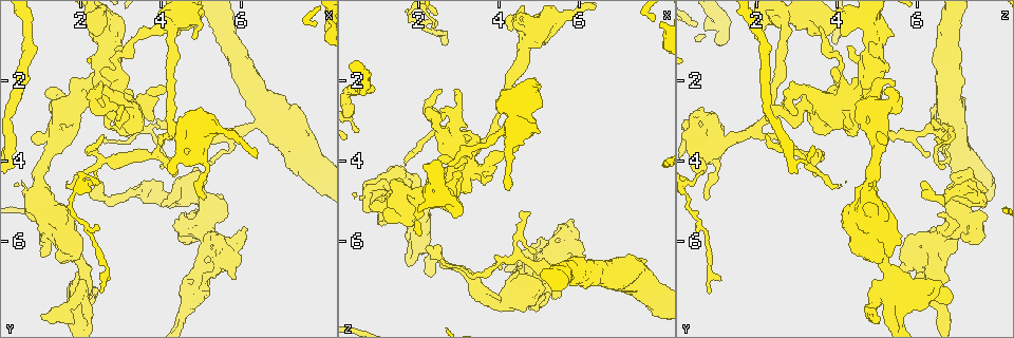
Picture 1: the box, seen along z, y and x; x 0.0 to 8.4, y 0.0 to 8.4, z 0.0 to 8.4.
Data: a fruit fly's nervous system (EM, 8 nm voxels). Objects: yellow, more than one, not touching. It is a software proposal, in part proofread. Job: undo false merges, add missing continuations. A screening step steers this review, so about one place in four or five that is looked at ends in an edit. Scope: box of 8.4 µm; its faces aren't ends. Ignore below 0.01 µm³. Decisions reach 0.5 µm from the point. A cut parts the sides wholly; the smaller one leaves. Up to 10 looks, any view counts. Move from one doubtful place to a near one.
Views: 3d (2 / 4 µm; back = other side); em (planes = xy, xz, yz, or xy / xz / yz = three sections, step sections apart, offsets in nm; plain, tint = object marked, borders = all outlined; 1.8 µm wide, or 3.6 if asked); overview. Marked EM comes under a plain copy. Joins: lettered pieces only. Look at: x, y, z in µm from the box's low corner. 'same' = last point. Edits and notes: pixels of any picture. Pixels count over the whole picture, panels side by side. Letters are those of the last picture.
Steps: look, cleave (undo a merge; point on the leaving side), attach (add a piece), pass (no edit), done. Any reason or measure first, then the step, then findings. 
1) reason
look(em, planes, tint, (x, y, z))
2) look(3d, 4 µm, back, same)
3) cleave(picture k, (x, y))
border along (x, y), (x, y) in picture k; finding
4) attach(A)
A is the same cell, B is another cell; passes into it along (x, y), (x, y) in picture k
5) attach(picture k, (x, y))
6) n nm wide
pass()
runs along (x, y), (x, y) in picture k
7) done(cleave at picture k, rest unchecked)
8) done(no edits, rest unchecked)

three arms meet
look(em, xz, step 4, tint, (1.45, 2.75, 5.20))

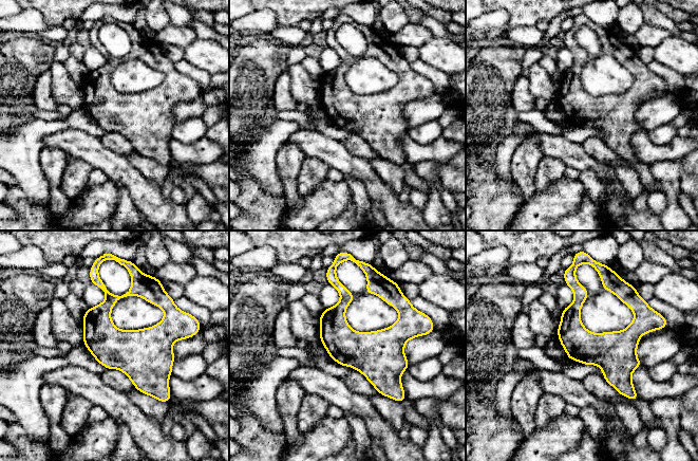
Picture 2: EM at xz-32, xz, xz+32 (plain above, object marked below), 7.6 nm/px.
look(em, planes, borders, same)

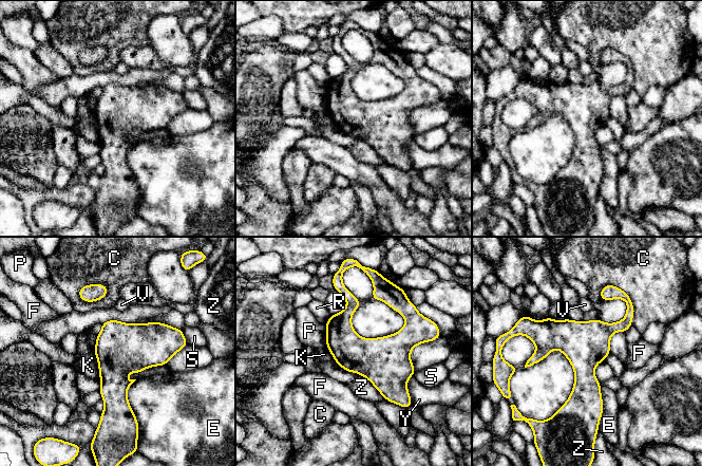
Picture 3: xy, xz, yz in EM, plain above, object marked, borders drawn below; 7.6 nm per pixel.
pass()
C, E, F, K, P, R, S, V, Y and Z are other cells; all the same cell

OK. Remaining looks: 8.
sharp bend
look(3d, 4 µm, (3.00, 2.70, 3.45))

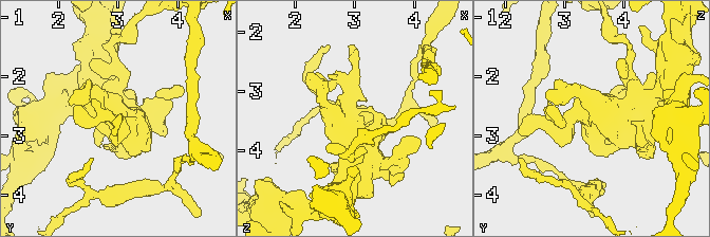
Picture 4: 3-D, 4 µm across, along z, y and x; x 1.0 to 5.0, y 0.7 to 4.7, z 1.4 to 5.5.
4 arms
look(em, planes, borders, (3.00, 2.70, 3.45))

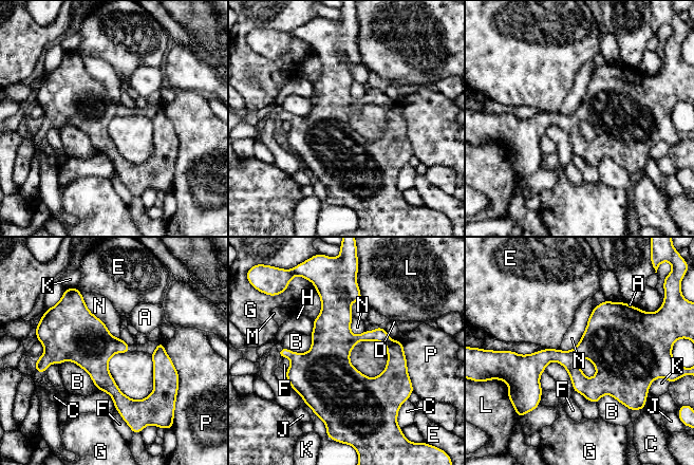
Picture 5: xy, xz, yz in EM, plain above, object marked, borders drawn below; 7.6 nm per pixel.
300 nm wide
pass()
A, B, C, D, E, F, G, H, J, K, L, M, N and P are other cells; border along (78, 289), (87, 308), (118, 338) in picture 5; one cell here

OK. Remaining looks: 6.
tapers out
look(em, xz, step 8, tint, (5.10, 4.90, 0.75))

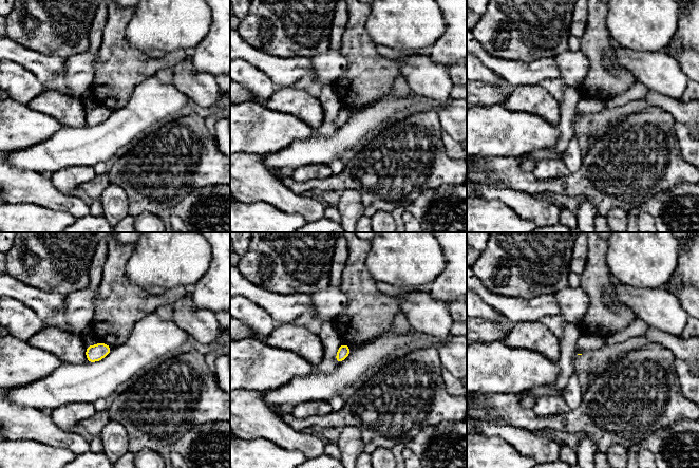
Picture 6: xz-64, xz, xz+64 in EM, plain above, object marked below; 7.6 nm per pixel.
another direction
look(em, planes, borders, same)

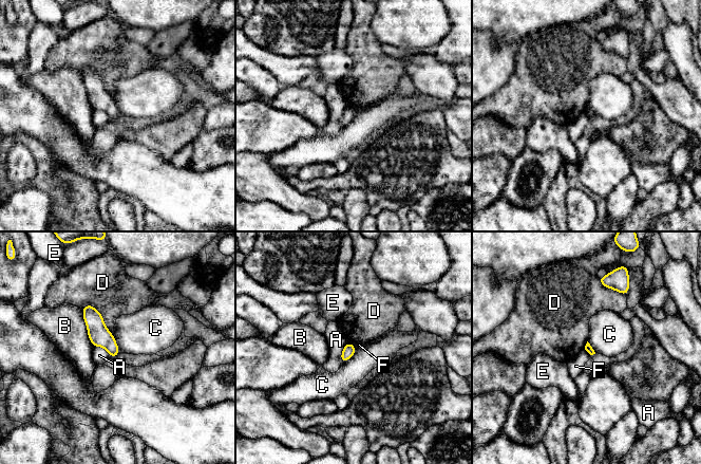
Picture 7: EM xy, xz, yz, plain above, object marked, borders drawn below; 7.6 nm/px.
pass()
A, B, C, D, E and F are other cells; border along (111, 333), (120, 352) in picture 7; no lettered piece goes on from it

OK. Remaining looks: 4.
thick turns thin
look(3d, 2 µm, (4.35, 0.55, 3.10))

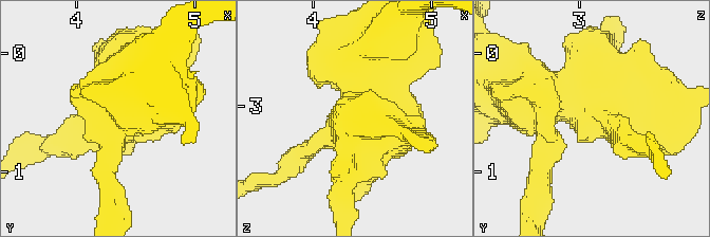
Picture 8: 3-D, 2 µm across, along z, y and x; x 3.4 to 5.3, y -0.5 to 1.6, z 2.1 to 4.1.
now the EM
look(em, xy, step 8, tint, same)

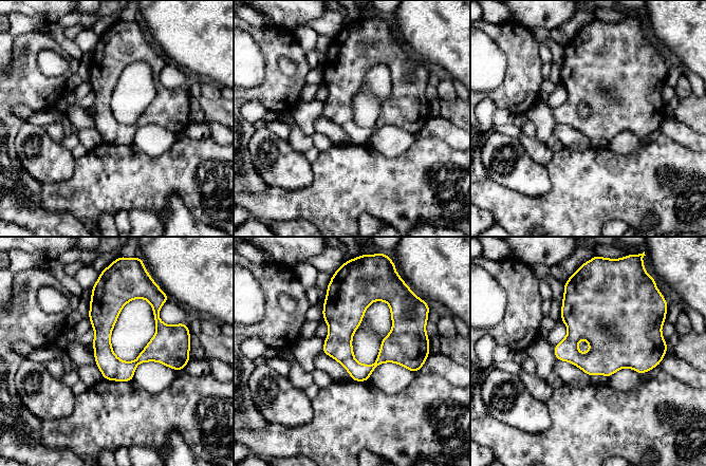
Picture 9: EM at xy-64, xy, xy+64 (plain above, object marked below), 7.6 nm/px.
look(em, planes, borders, same)

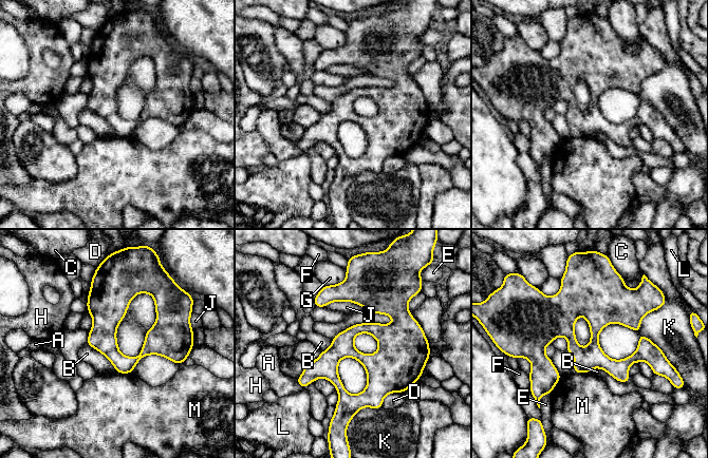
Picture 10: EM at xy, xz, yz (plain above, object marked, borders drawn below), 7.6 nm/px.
pass()
A, B, C, D, E, F, G, H, J, K, L and M are other cells; all the same cell

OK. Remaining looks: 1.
done(no edits, rest unchecked)

